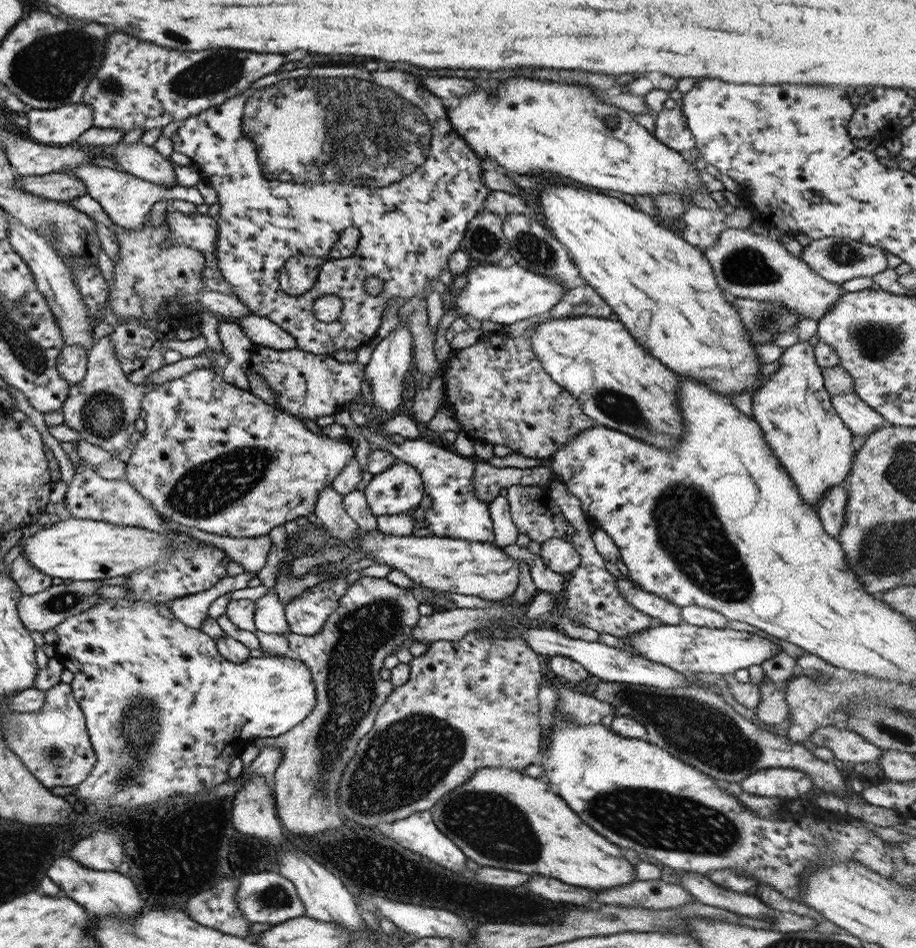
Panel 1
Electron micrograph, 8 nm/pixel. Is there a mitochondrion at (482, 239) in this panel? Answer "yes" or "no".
yes

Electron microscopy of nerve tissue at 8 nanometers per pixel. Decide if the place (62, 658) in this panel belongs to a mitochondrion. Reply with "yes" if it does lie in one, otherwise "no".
no

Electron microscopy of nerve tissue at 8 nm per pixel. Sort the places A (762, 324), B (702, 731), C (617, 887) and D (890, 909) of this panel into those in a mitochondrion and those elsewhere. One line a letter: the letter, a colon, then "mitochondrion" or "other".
A: mitochondrion
B: mitochondrion
C: other
D: other

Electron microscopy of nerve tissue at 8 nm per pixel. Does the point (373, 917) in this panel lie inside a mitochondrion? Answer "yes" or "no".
no

